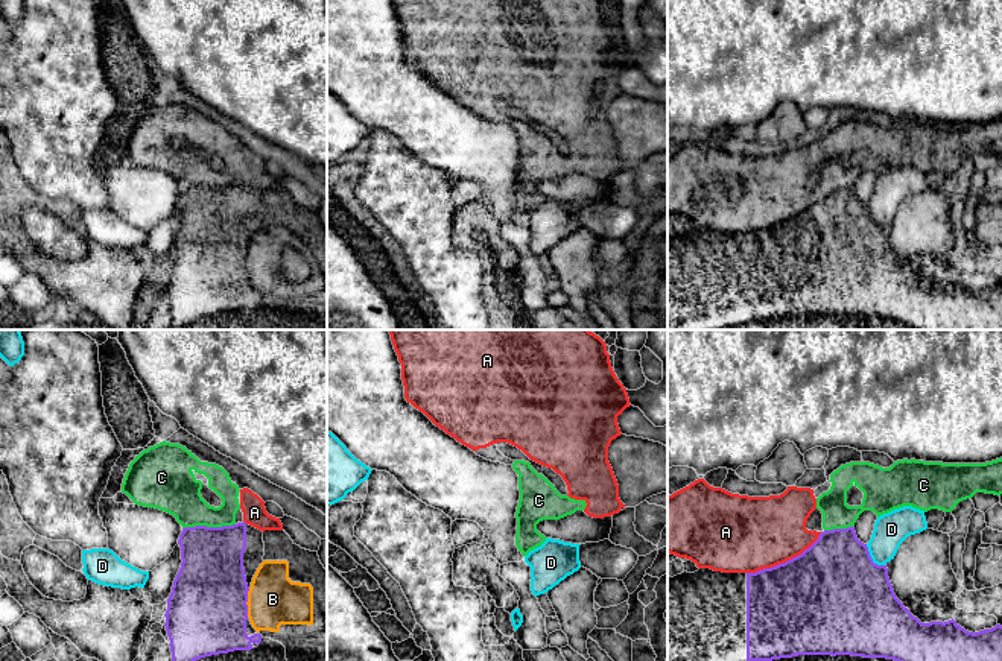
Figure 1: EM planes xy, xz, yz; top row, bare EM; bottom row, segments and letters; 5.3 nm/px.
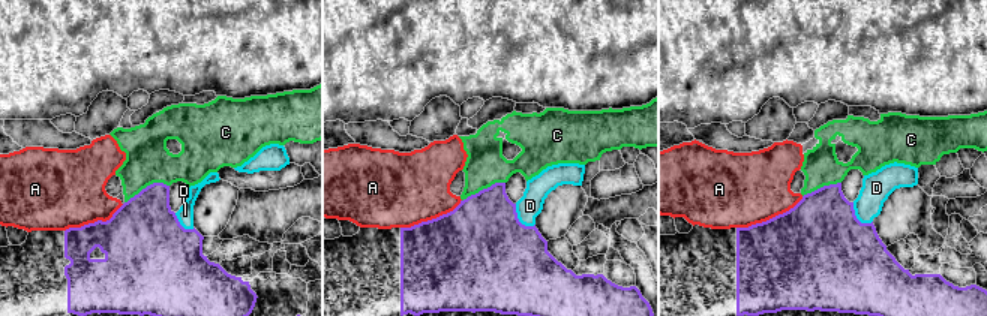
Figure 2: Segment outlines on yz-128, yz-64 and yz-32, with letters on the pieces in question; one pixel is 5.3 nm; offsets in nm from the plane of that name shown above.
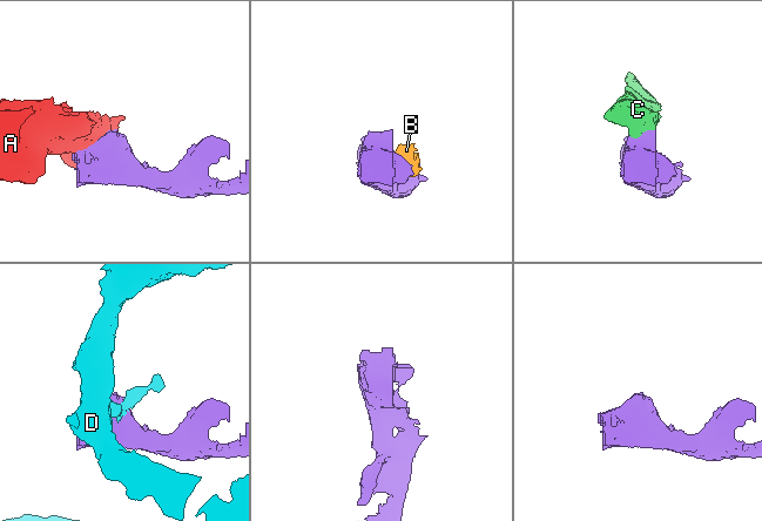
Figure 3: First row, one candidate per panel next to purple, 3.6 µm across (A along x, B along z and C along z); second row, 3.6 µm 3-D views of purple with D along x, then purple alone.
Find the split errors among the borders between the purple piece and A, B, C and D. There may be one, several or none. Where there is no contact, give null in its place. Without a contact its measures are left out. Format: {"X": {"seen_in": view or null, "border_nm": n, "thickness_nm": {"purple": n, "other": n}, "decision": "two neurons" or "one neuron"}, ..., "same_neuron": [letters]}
{"A": {"seen_in": "yz", "border_nm": 460, "thickness_nm": {"purple": 500, "other": 400}, "decision": "two neurons"}, "B": {"seen_in": "xy", "border_nm": 160, "thickness_nm": {"purple": 420, "other": 280}, "decision": "two neurons"}, "C": {"seen_in": "xy", "border_nm": 280, "thickness_nm": {"purple": 340, "other": 240}, "decision": "two neurons"}, "D": {"seen_in": "yz", "border_nm": 160, "thickness_nm": {"purple": 500, "other": 180}, "decision": "two neurons"}, "same_neuron": []}

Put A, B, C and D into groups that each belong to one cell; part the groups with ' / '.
A B C / D

